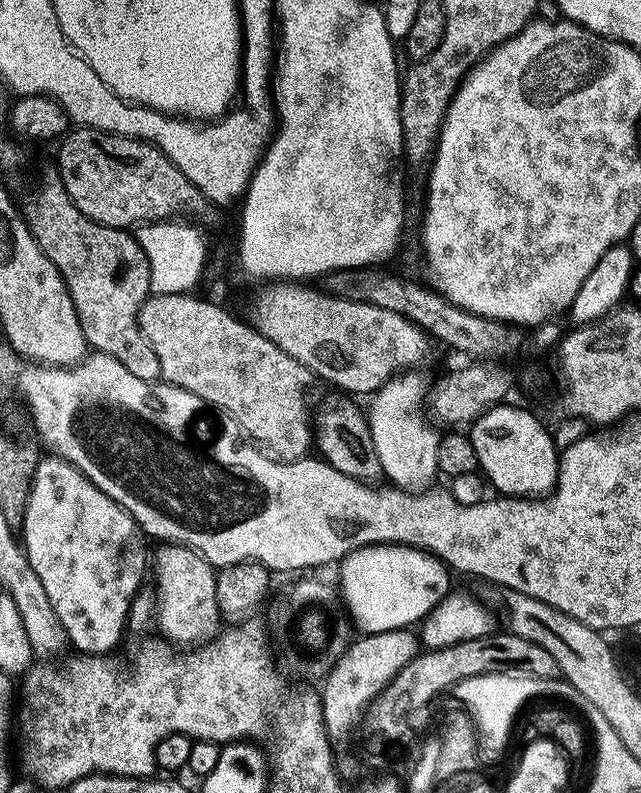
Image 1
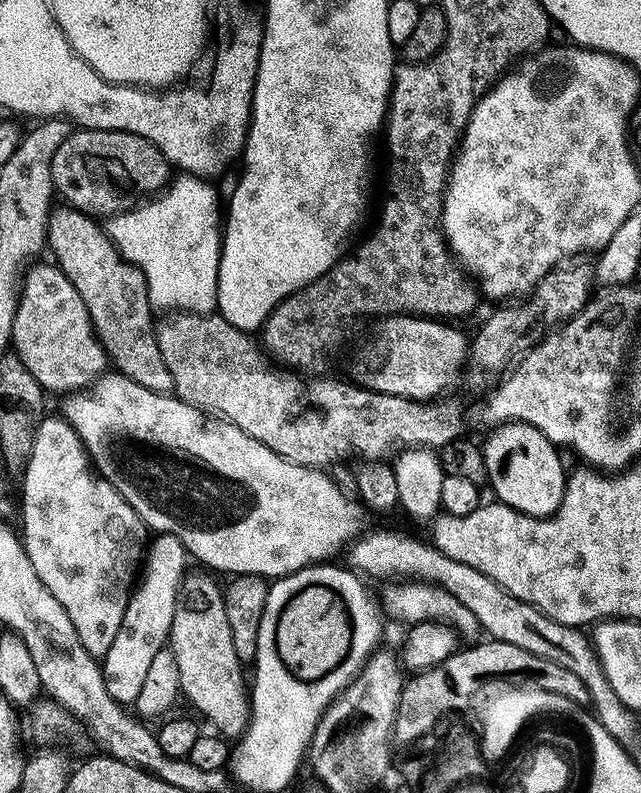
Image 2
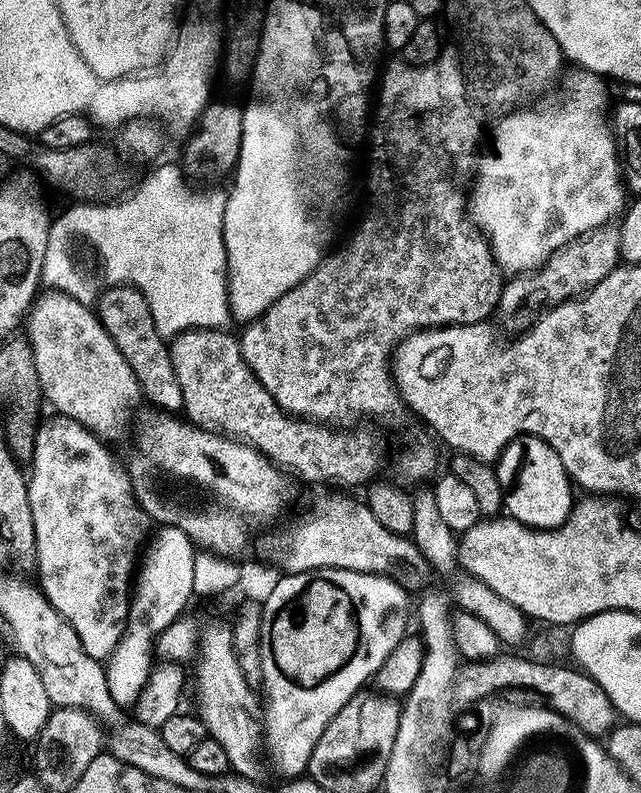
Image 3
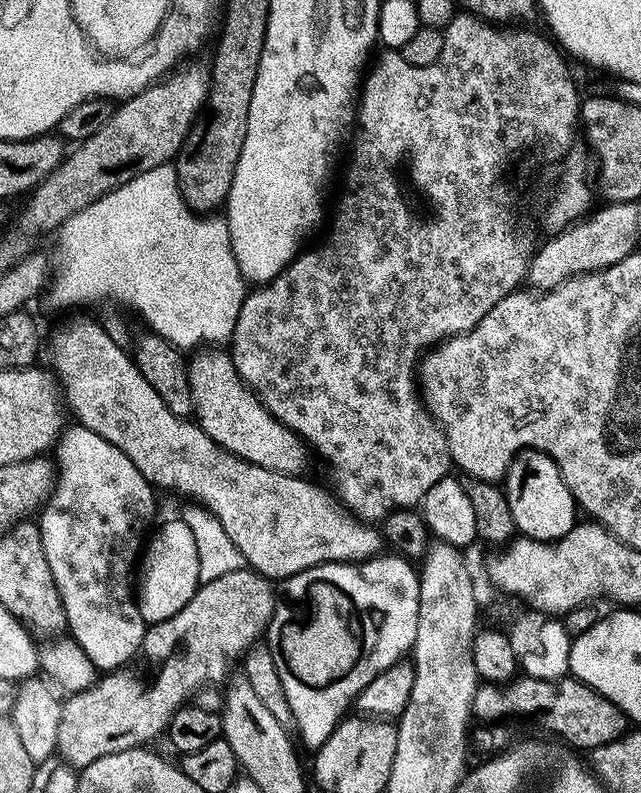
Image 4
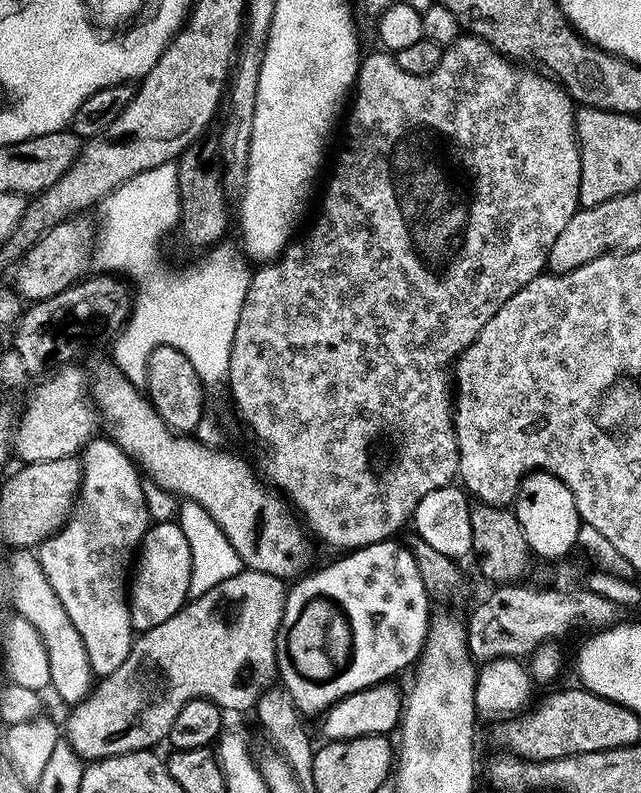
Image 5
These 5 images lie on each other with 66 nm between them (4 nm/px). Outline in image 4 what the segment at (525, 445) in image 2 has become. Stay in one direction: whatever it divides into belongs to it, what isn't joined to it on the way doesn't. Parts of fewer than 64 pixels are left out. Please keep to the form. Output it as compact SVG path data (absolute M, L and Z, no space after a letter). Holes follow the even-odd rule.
M525 450L517 454L505 474L502 487L516 523L516 531L530 540L560 540L578 522L578 505L558 466L544 452Z

